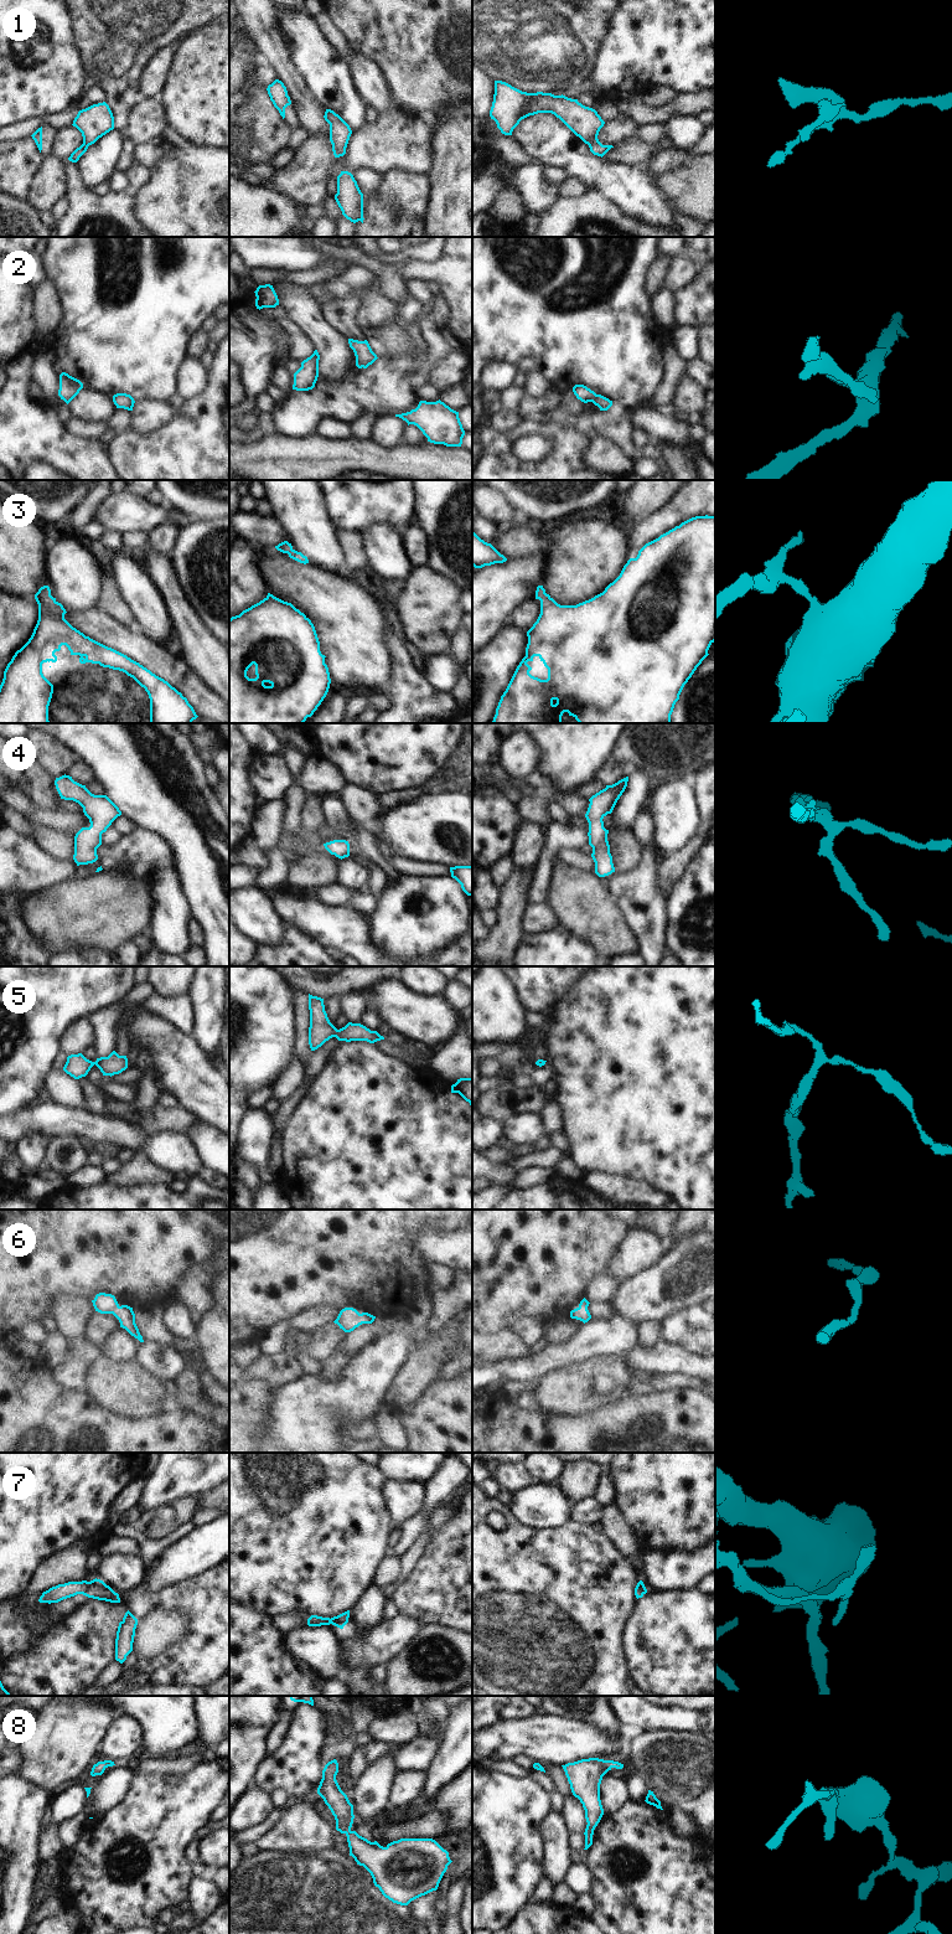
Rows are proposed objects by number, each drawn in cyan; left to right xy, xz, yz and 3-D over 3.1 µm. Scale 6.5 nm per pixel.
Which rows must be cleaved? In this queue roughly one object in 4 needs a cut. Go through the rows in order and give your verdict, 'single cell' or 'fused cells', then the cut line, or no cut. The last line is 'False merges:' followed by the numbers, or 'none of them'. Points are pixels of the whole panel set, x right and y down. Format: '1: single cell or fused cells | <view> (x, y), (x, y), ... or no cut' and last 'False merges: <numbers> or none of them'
1: single cell | no cut
2: single cell | no cut
3: single cell | no cut
4: single cell | no cut
5: single cell | no cut
6: single cell | no cut
7: single cell | no cut
8: single cell | no cut
False merges: none of them

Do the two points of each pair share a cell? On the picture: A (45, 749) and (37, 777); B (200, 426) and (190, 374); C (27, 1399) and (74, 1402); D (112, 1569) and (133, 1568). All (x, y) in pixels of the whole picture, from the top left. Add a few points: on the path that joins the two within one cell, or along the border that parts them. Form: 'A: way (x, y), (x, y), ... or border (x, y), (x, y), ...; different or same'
A: border (40, 762), (55, 778); different
B: border (210, 372), (208, 386), (196, 397), (186, 401); different
C: way (39, 1402), (63, 1402); same
D: way (117, 1569), (128, 1569); same

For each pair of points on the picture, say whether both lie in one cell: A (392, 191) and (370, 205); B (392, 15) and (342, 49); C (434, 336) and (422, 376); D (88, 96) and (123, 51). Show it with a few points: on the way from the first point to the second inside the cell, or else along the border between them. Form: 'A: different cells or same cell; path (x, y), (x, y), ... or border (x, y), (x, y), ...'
A: same cell; path (387, 196), (378, 205), (374, 205)
B: different cells; border (331, 21), (343, 35), (352, 52)
C: same cell; path (434, 346), (434, 357), (428, 366)
D: different cells; border (94, 84), (104, 93), (105, 101)

